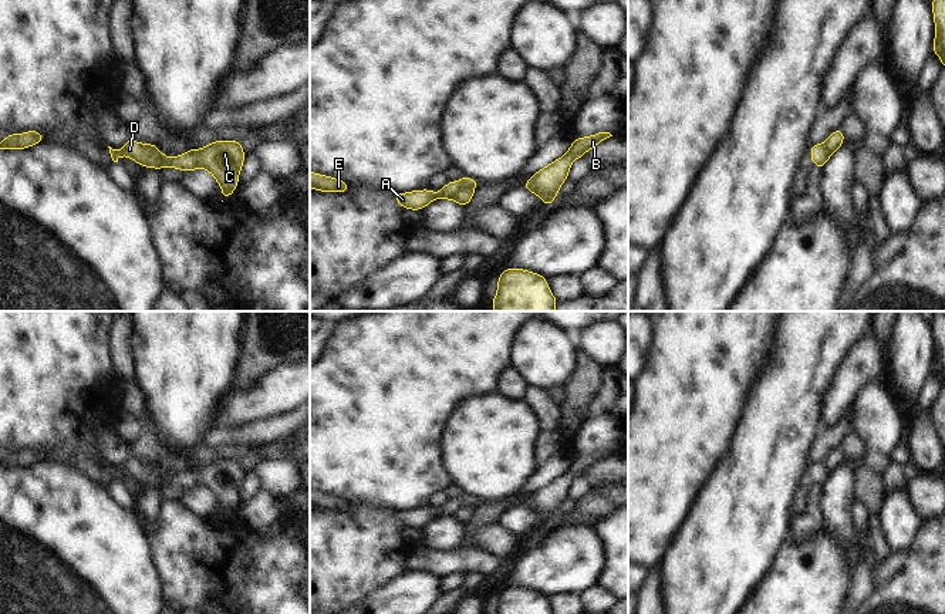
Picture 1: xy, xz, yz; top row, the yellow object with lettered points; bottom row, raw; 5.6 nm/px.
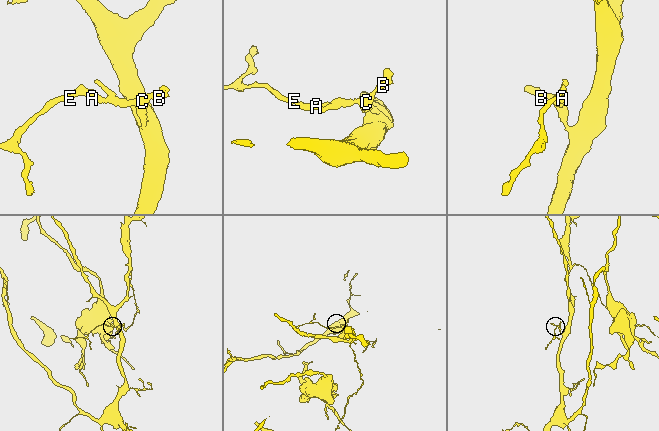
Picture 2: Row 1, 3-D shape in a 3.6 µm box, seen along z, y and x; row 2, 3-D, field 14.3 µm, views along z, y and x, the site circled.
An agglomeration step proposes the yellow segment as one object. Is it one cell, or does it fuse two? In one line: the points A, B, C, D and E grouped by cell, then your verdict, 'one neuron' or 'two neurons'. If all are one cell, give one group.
A D E / B C; two neurons

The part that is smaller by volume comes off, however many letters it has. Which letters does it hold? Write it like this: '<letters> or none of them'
A, D, E

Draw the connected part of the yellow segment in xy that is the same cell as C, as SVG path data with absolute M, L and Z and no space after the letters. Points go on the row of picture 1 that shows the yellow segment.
M215 141L202 149L189 149L176 158L163 158L159 168L178 168L185 172L205 168L222 186L223 200L226 200L237 186L244 155L237 141Z

